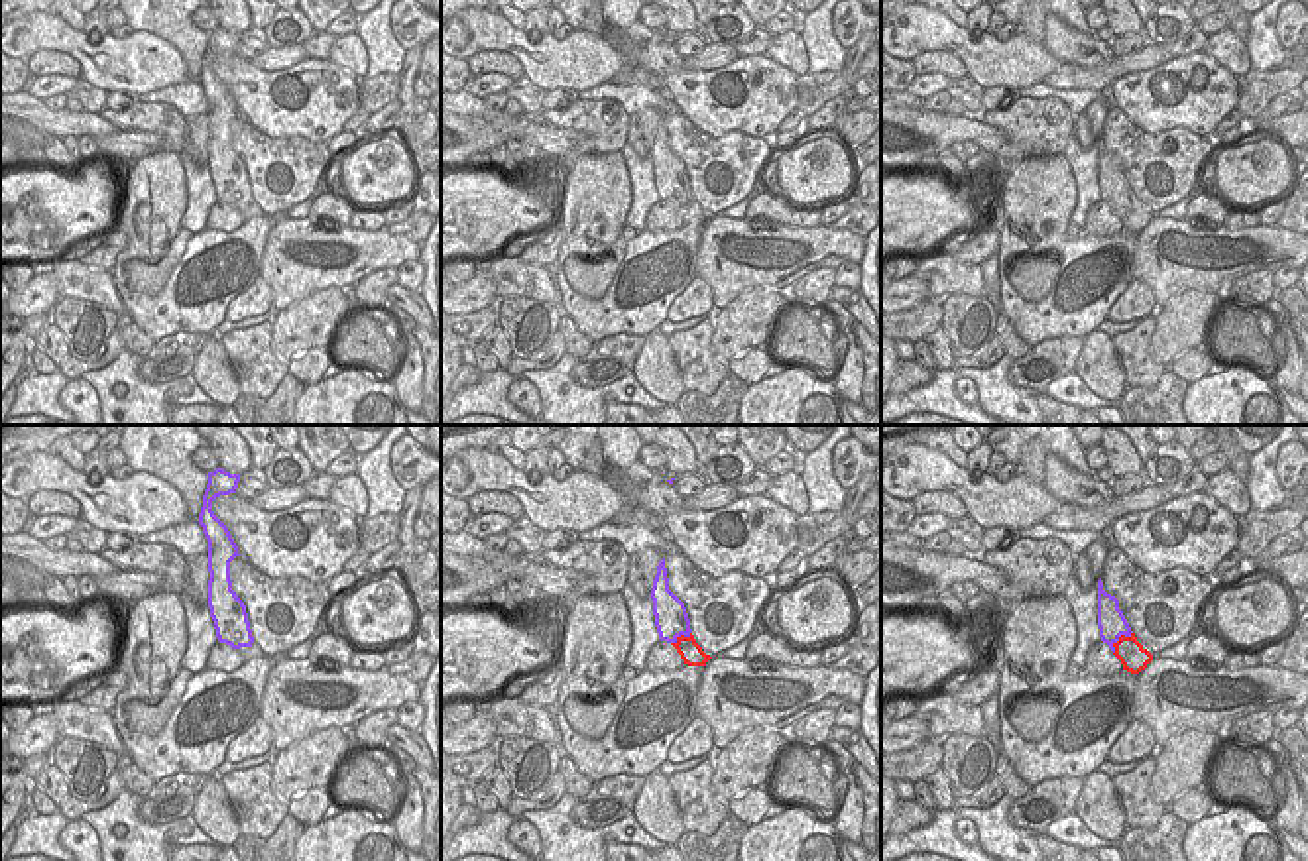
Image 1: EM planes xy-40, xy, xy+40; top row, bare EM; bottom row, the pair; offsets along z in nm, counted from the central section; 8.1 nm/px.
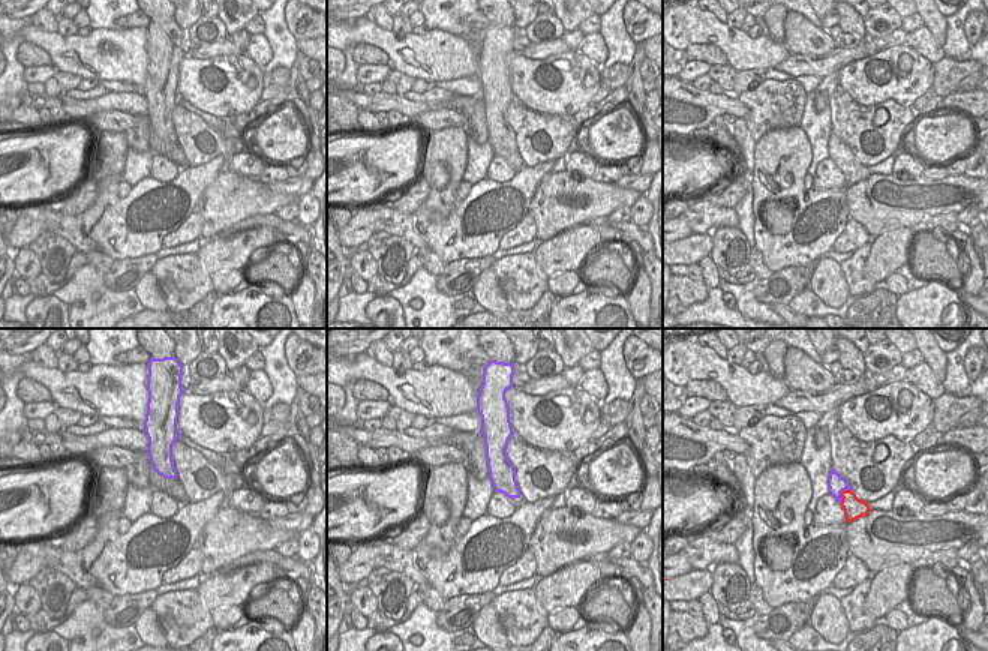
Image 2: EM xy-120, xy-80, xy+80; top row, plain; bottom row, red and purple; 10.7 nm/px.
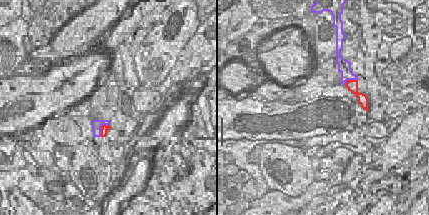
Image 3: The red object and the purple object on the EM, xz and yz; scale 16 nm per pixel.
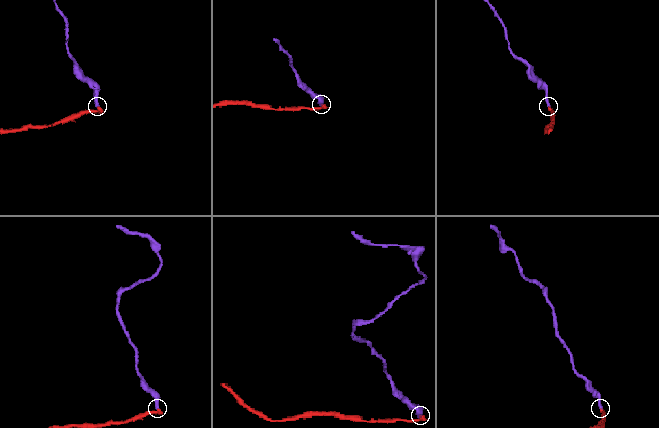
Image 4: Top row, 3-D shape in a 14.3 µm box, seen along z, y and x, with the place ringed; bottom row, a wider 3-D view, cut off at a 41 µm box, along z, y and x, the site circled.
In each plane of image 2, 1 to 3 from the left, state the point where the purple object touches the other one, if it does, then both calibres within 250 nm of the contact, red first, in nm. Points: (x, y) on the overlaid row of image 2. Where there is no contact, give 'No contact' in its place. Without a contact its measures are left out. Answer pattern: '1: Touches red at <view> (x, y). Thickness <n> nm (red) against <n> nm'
1: No contact
2: No contact
3: Touches red at xy+80 (841, 494). Thickness 240 nm (red) against 190 nm

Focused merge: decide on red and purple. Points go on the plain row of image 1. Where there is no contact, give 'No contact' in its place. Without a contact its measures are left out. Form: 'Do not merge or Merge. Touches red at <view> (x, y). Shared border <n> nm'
Do not merge. Touches red at xy+40 (1120, 199). Shared border 240 nm

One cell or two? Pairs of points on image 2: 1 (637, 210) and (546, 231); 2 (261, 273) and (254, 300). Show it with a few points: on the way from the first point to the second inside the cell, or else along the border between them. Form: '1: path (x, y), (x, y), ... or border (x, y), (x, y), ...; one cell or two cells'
1: border (643, 194), (631, 207); two cells
2: border (249, 282), (257, 284); two cells

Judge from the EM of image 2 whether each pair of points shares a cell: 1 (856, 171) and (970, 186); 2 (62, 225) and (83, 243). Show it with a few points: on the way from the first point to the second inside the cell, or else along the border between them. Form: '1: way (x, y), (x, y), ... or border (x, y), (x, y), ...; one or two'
1: way (885, 180), (895, 191), (942, 191); one
2: way (66, 227), (78, 239); one

